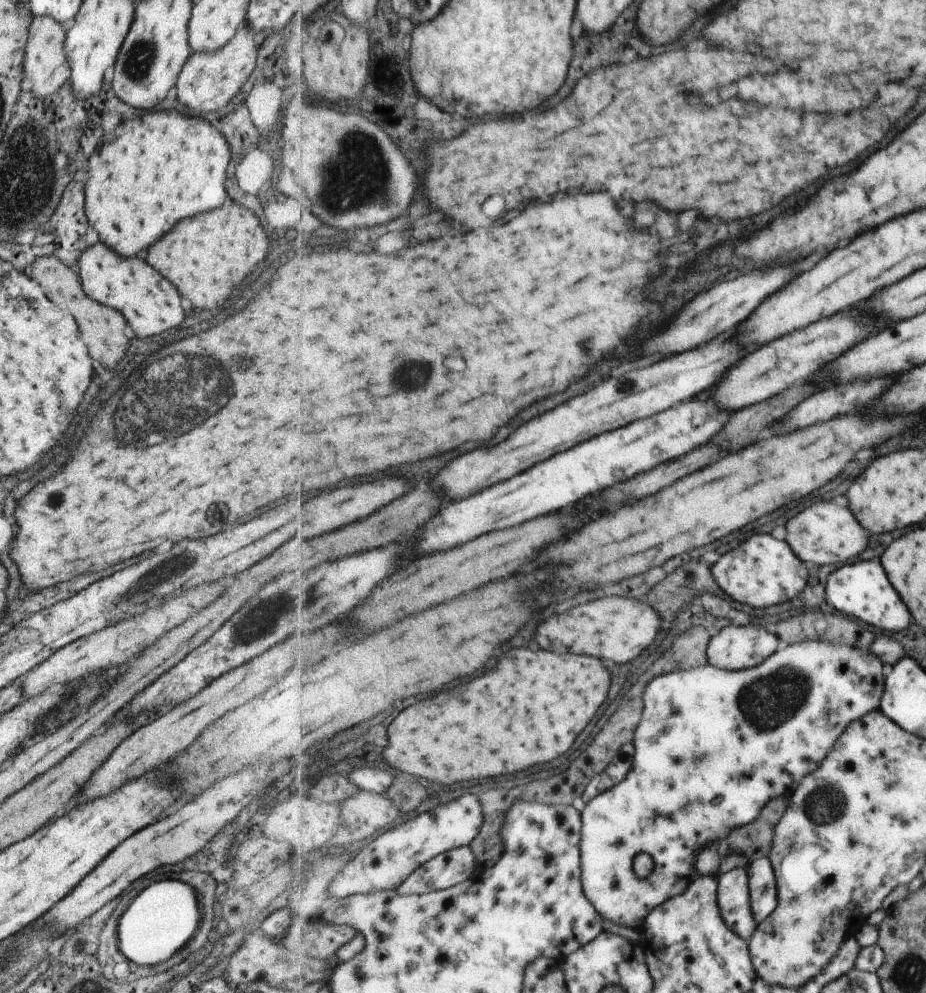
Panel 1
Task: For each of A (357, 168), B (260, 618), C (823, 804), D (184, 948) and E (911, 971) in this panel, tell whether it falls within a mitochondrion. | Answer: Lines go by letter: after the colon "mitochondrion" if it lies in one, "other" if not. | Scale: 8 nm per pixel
A: mitochondrion
B: mitochondrion
C: mitochondrion
D: other
E: mitochondrion

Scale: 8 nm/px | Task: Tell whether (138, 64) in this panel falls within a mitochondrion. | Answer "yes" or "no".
yes

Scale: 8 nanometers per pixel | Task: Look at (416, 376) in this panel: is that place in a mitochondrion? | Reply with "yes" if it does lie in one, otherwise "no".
yes

